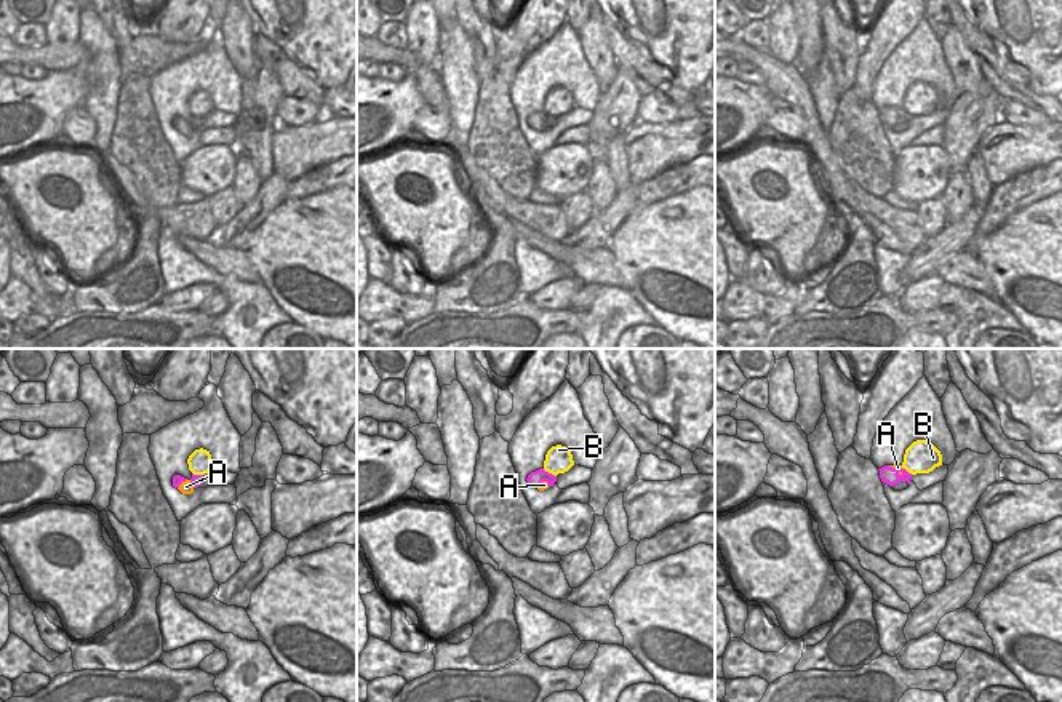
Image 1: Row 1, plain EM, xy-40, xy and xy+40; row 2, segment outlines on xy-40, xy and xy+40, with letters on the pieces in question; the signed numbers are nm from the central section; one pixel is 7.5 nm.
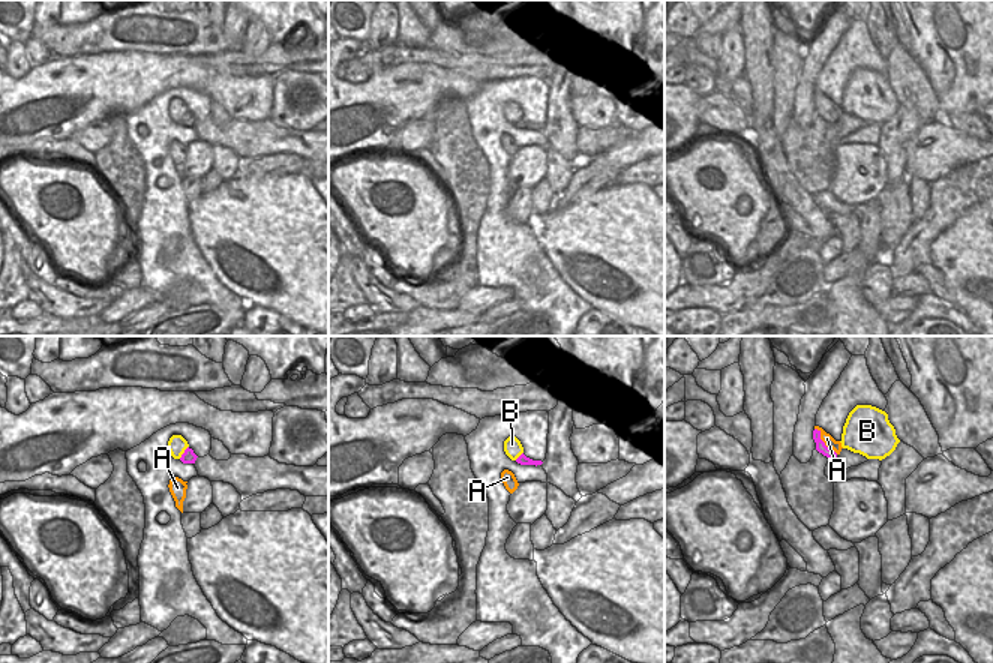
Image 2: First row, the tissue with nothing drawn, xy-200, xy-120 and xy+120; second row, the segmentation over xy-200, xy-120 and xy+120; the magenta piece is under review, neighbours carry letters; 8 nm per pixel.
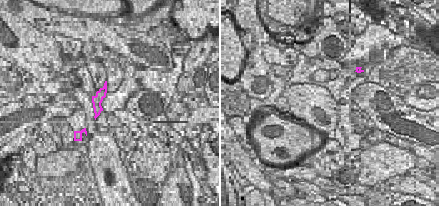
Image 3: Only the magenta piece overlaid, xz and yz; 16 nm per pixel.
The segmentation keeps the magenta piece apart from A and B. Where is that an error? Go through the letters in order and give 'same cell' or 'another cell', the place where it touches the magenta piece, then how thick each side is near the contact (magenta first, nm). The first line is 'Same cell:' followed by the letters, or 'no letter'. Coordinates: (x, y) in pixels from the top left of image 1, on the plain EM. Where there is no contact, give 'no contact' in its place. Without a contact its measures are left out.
Same cell: no letter
A: another cell | xy+40 (896, 111) | 130/30 nm
B: another cell | xy (547, 114) | 120/220 nm

